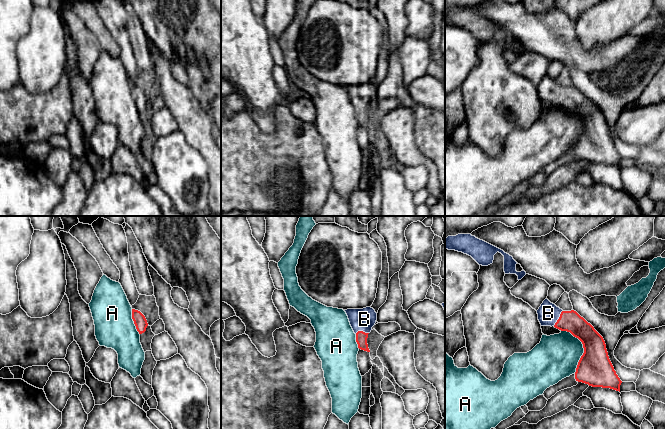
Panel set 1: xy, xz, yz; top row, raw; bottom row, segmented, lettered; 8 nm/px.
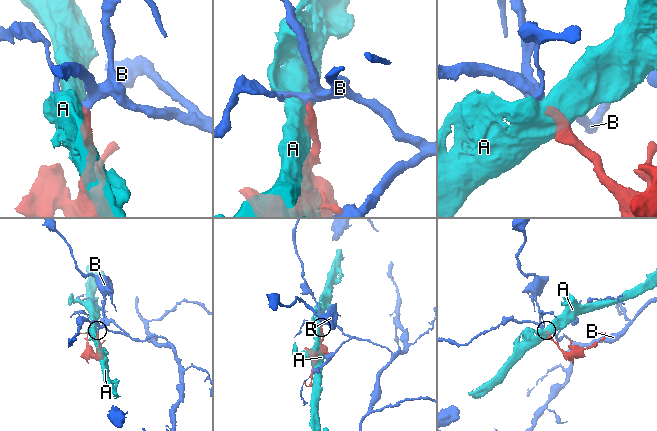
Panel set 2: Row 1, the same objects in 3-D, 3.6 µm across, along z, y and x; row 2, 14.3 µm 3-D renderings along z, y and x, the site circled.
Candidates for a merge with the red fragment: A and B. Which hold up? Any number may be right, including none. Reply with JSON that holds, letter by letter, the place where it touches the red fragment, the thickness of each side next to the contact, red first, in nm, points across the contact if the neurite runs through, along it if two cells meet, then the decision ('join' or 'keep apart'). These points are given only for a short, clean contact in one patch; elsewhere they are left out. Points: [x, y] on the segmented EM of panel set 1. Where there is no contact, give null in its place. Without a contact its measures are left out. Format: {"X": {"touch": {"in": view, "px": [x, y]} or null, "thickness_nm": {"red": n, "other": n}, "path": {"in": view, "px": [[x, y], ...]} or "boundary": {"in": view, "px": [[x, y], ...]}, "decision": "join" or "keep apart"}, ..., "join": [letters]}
{"A": {"touch": {"in": "yz", "px": [583, 347]}, "thickness_nm": {"red": 280, "other": 360}, "decision": "keep apart"}, "B": {"touch": {"in": "yz", "px": [559, 318]}, "thickness_nm": {"red": 170, "other": 180}, "path": {"in": "yz", "px": [[570, 321], [559, 318], [548, 313]]}, "decision": "join"}, "join": ["B"]}

